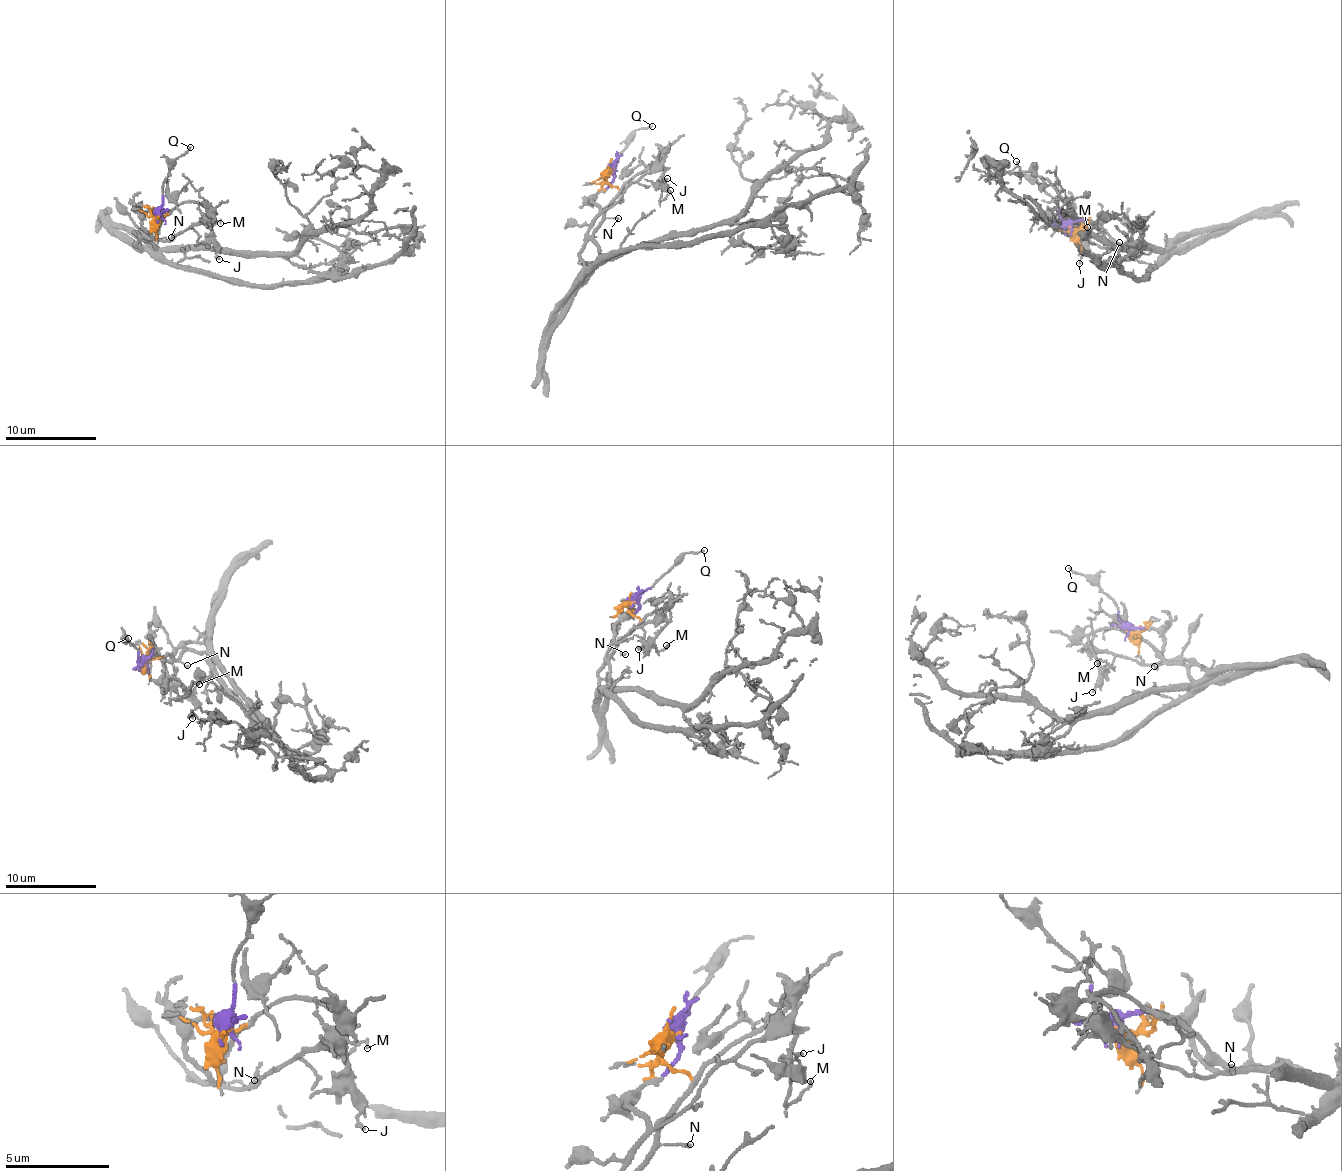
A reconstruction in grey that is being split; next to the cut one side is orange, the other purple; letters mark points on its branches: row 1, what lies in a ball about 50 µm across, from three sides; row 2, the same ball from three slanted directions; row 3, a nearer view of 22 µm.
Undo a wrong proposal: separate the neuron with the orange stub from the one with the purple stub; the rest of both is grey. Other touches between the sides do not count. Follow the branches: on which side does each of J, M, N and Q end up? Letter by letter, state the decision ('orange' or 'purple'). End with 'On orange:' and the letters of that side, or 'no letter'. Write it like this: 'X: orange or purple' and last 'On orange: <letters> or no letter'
J: orange
M: orange
N: orange
Q: purple
On orange: J, M, N

